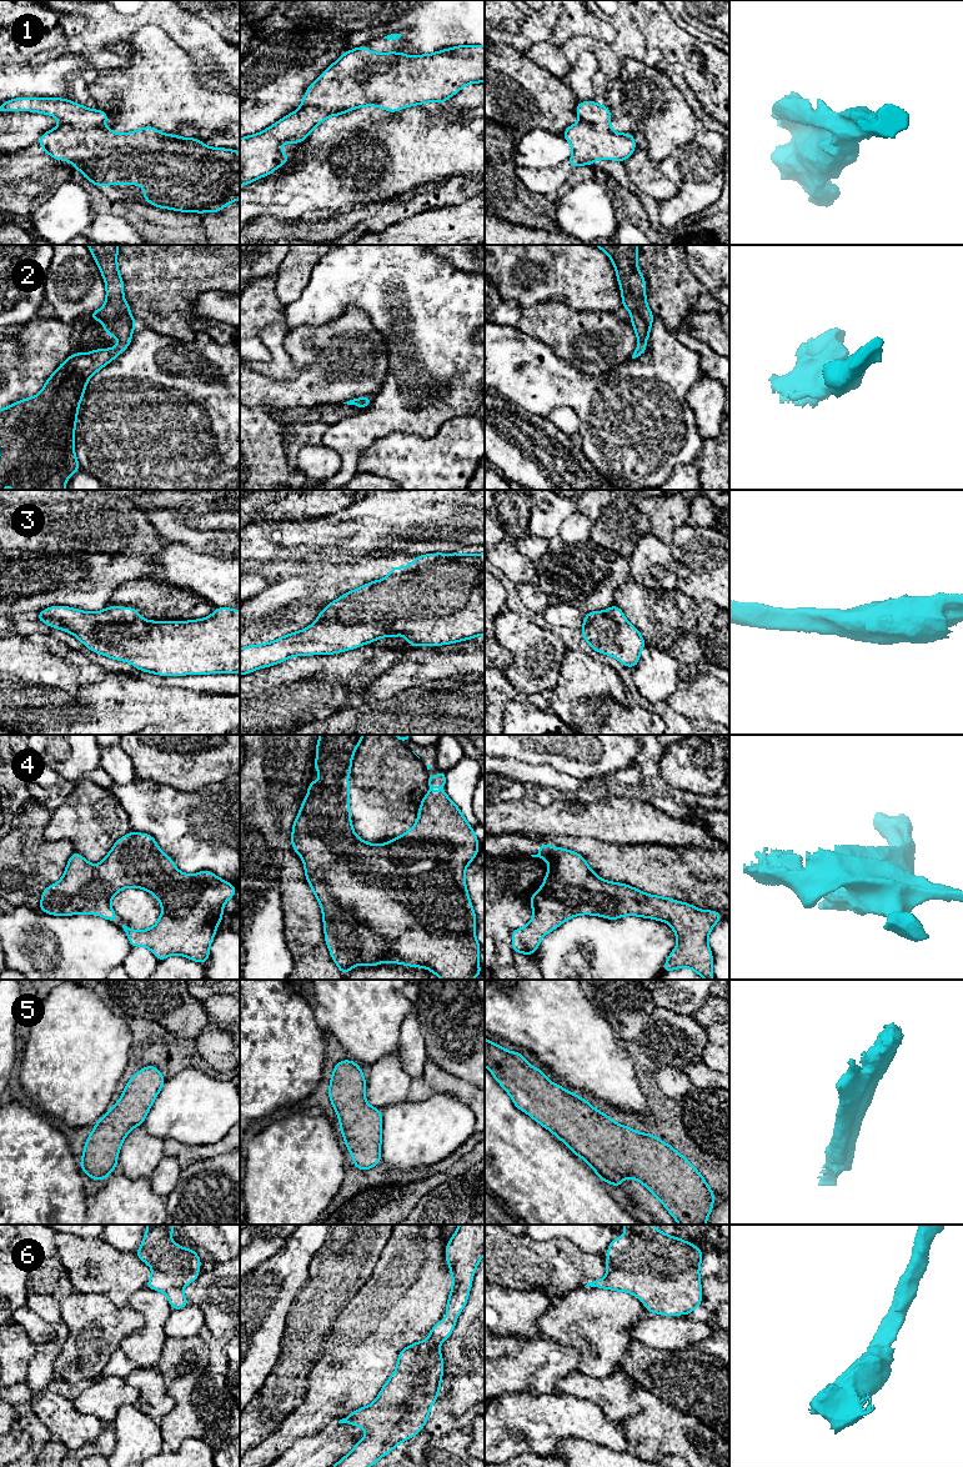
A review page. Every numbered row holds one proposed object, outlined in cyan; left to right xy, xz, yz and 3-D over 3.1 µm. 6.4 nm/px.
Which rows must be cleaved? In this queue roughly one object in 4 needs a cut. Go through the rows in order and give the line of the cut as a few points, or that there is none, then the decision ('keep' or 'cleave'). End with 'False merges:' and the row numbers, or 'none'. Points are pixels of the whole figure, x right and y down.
1: cut none; keep
2: cut none; keep
3: cut none; keep
4: cut none; keep
5: cut none; keep
6: cut none; keep
False merges: none

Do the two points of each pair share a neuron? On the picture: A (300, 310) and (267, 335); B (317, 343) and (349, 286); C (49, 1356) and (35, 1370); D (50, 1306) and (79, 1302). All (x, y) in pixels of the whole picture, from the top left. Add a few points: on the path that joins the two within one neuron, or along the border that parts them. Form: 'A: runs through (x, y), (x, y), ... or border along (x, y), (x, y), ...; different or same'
A: border along (284, 323), (289, 329); different
B: border along (356, 306), (321, 324), (301, 326); different
C: runs through (45, 1360), (39, 1366); same
D: border along (75, 1291), (61, 1302), (60, 1321); different

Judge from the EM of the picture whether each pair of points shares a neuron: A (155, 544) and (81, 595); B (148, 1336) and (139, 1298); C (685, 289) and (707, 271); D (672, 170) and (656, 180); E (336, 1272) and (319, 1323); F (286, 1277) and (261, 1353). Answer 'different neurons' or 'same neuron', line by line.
A: different neurons
B: same neuron
C: different neurons
D: different neurons
E: same neuron
F: same neuron

